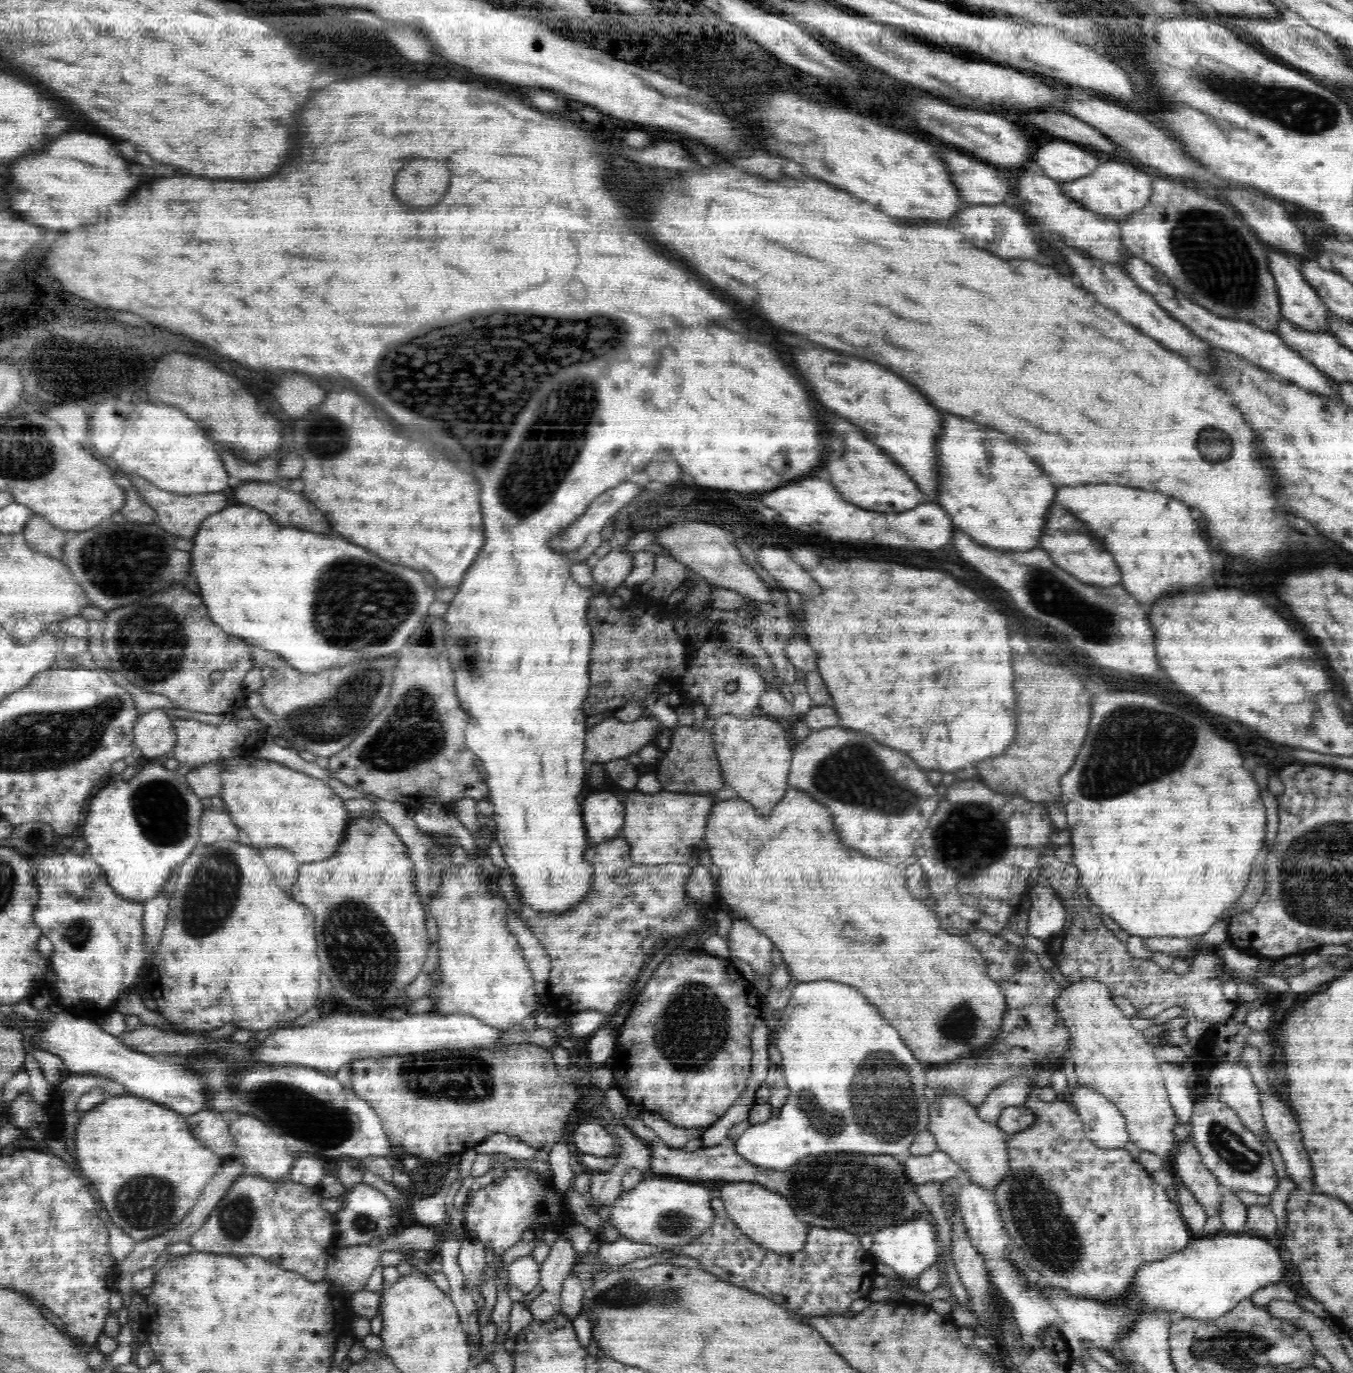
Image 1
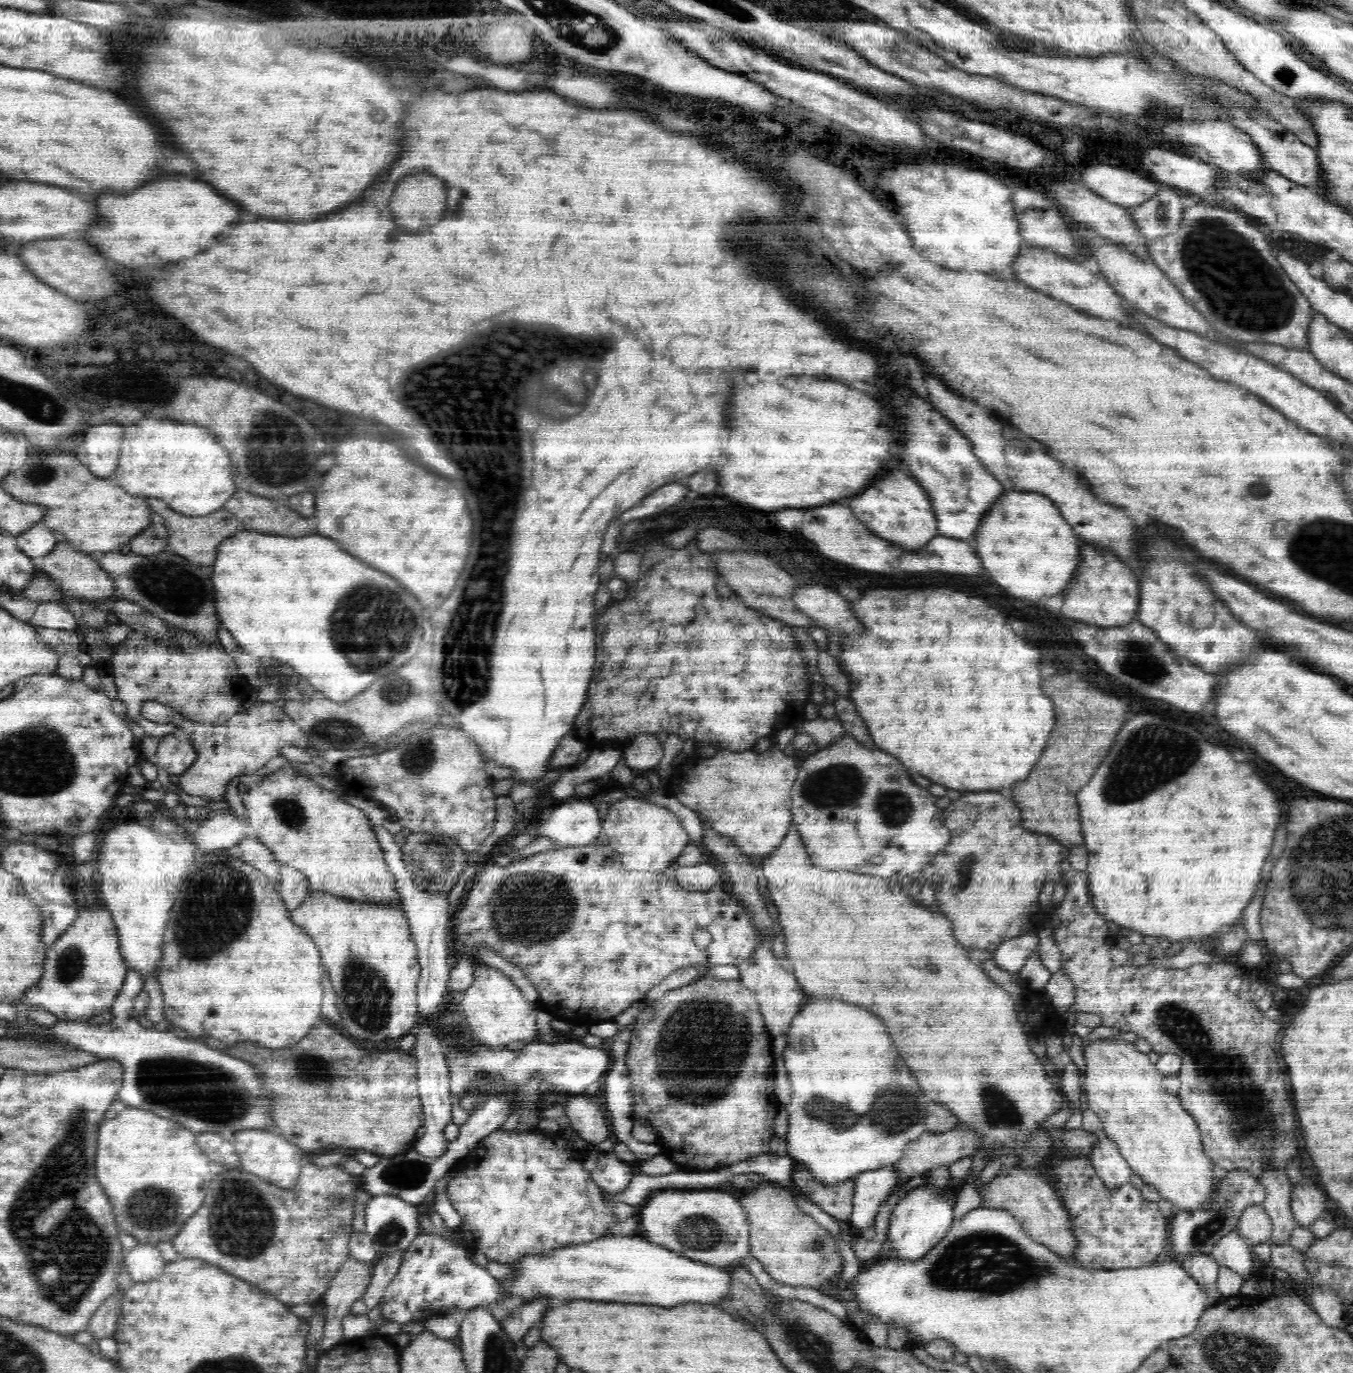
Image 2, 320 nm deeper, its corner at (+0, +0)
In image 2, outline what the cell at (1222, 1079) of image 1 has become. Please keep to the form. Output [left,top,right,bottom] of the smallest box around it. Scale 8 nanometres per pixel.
[1260,1167,1297,1244]

